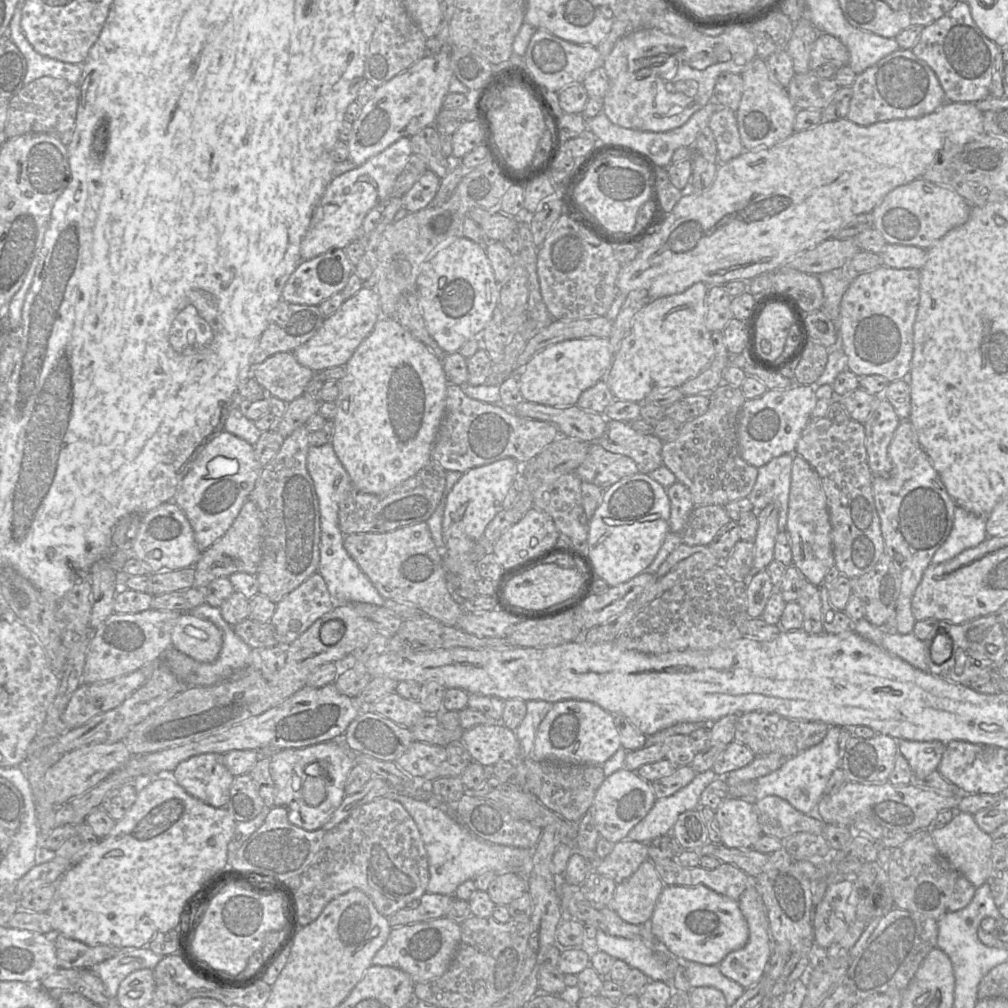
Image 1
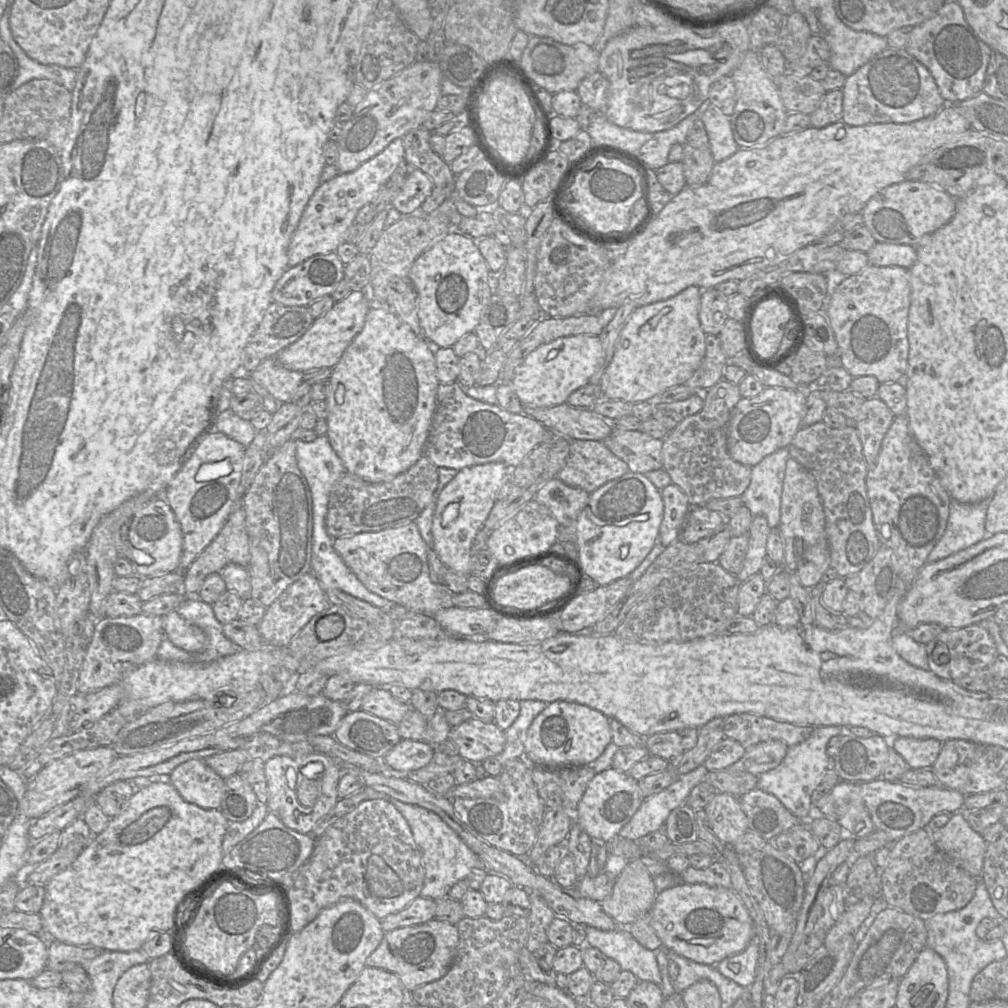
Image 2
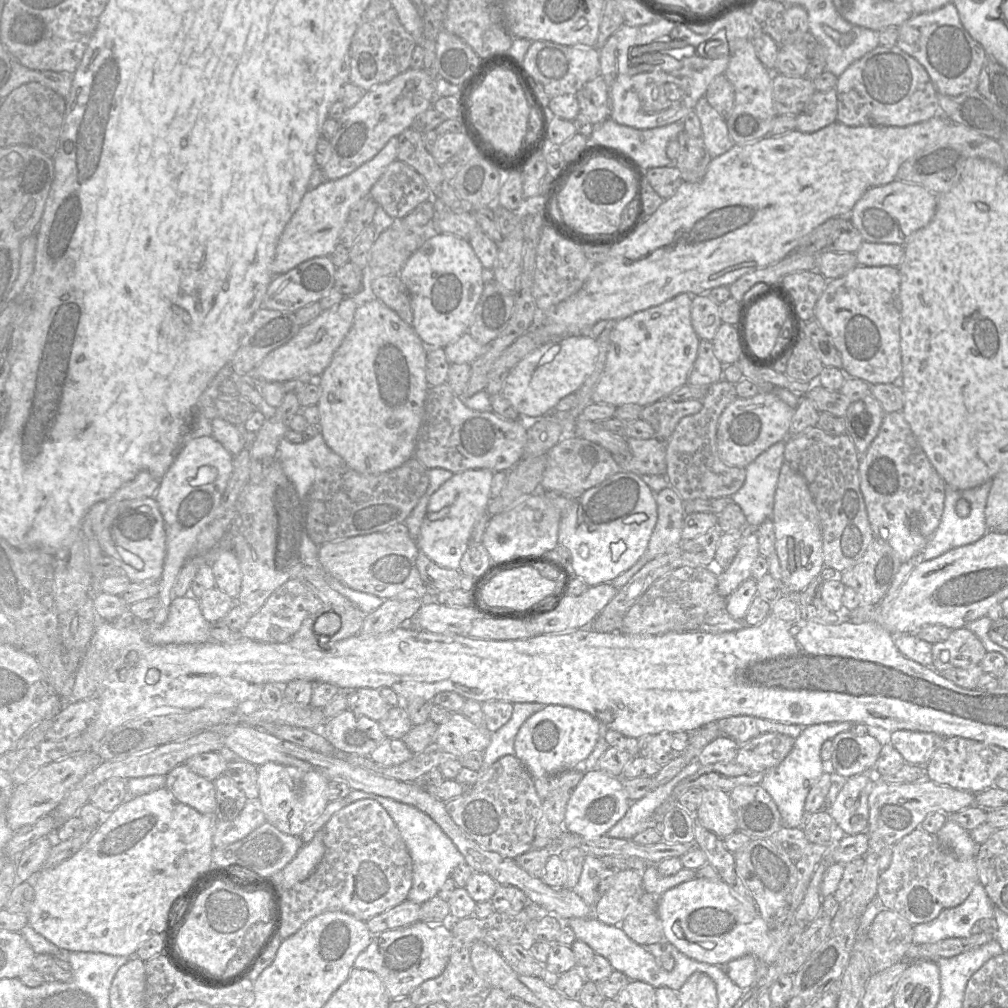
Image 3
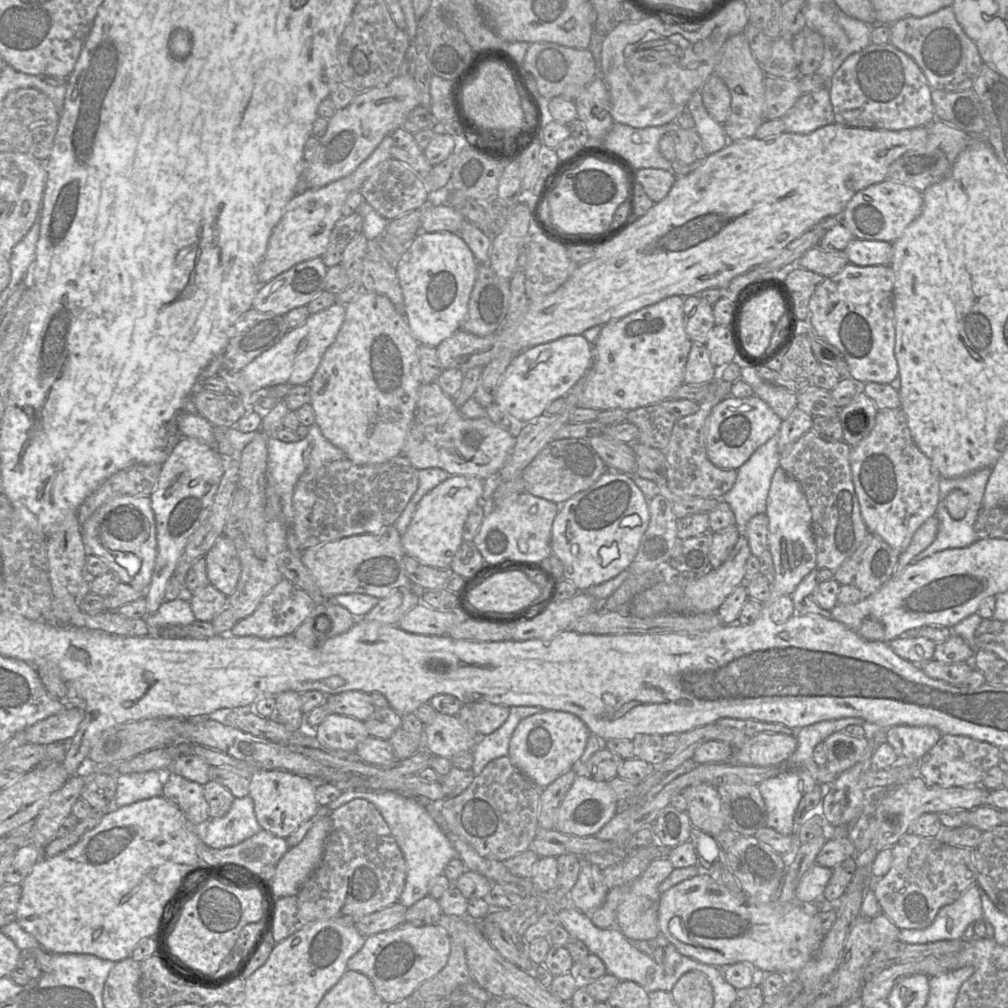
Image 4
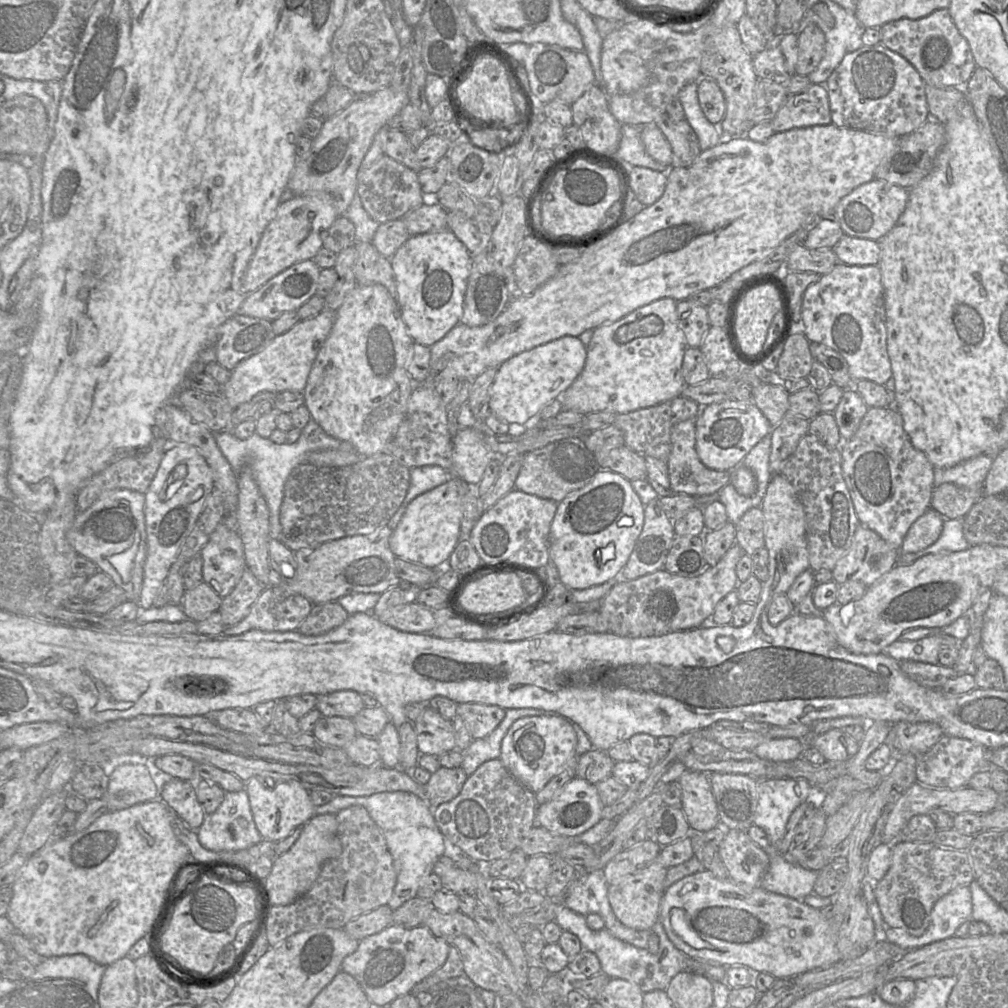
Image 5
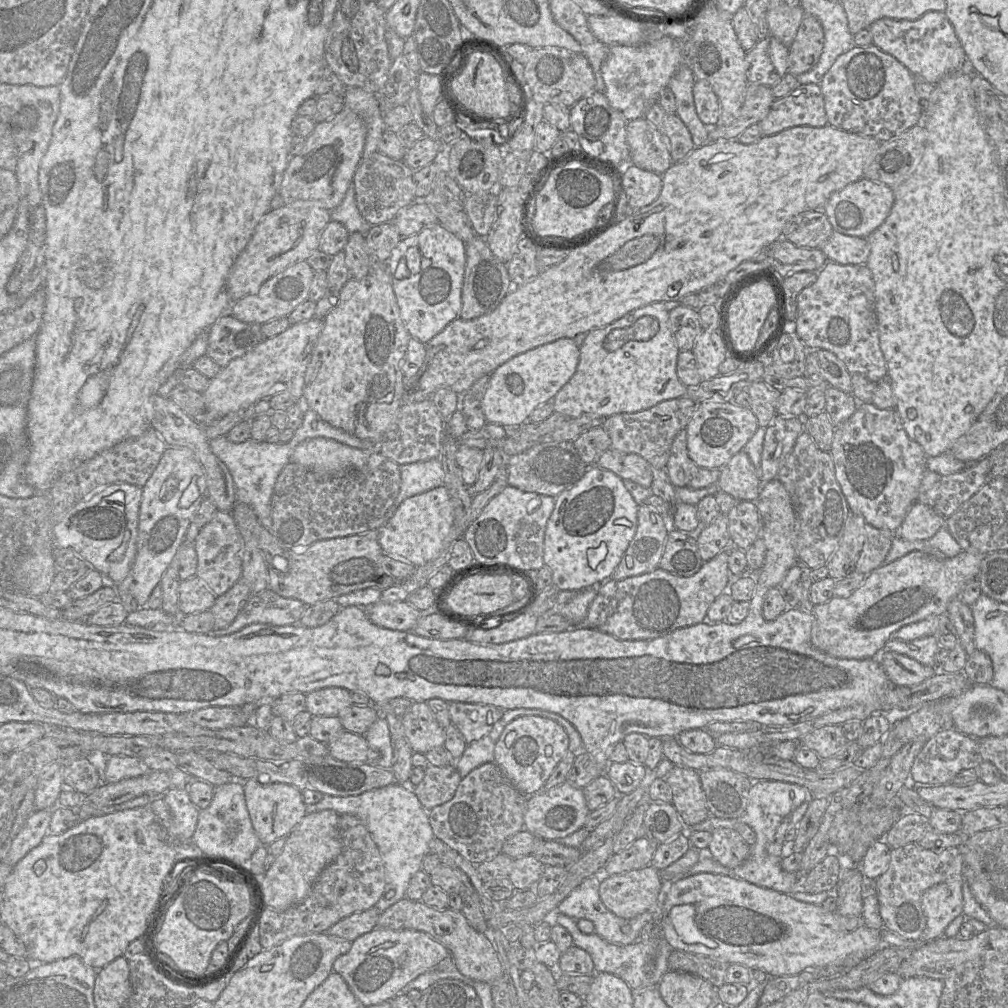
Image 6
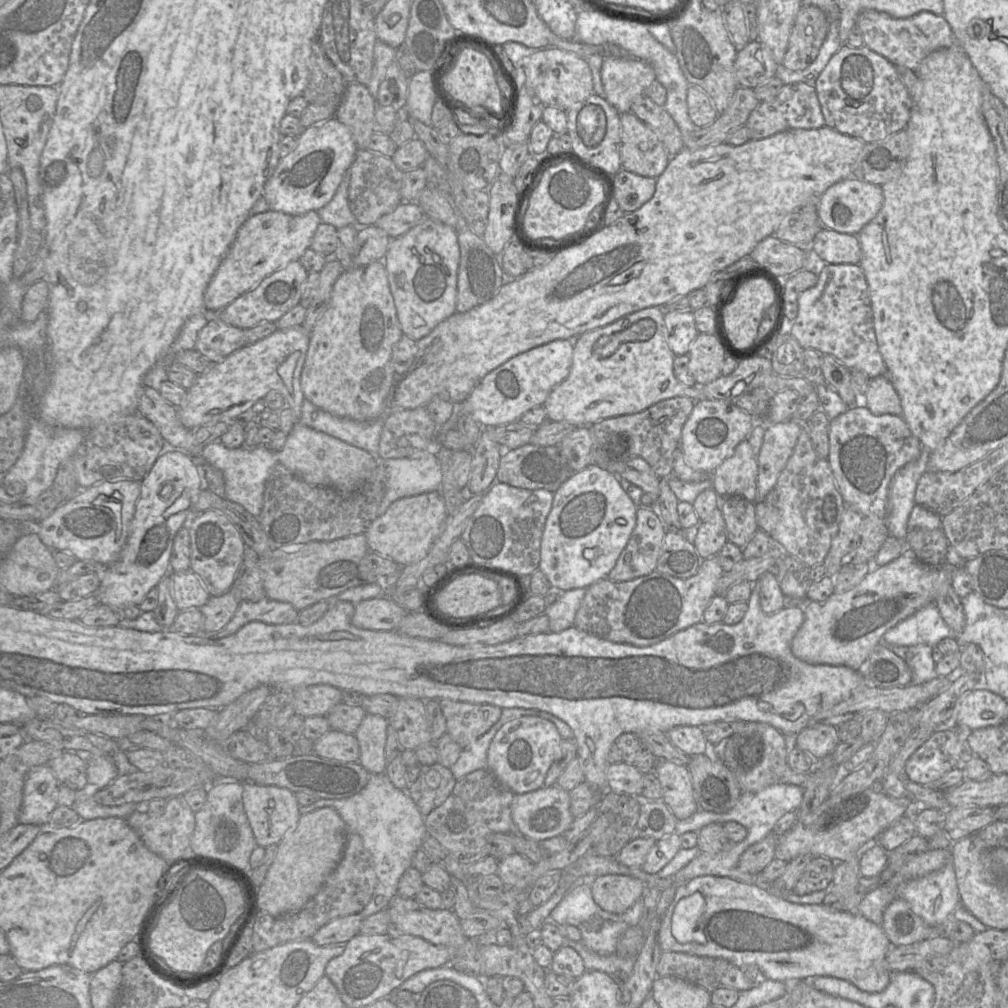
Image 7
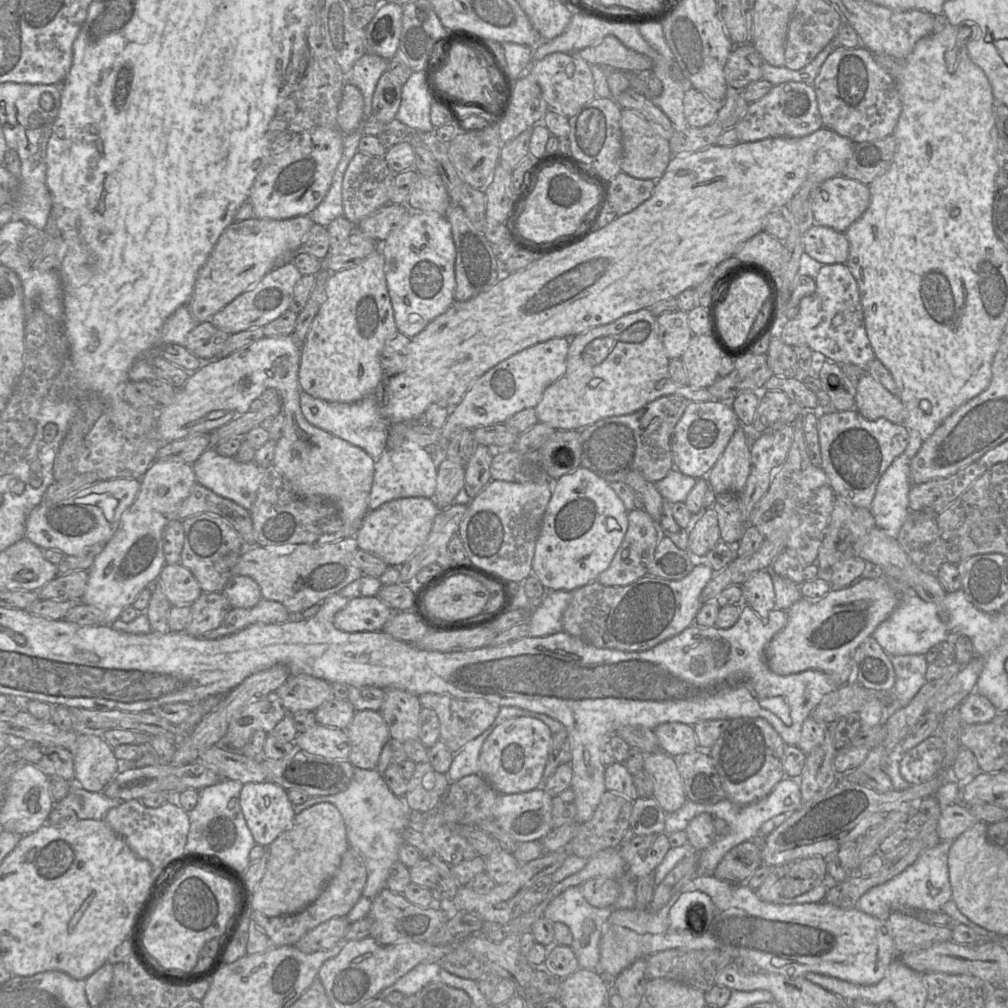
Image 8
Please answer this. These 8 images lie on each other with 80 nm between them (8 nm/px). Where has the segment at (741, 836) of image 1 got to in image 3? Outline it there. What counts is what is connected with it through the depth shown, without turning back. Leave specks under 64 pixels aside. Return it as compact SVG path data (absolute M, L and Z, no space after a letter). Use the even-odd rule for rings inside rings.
M705 789L697 817L706 829L721 839L737 831L736 816L726 791Z

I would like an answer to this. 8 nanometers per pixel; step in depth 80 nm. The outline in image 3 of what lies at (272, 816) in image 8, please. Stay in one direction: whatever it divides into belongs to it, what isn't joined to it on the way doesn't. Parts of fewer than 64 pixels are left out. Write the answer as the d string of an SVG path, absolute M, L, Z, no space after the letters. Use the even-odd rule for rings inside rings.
M267 762L258 767L258 790L266 821L281 832L299 837L322 814L329 803L329 780L318 771L302 771L294 766Z

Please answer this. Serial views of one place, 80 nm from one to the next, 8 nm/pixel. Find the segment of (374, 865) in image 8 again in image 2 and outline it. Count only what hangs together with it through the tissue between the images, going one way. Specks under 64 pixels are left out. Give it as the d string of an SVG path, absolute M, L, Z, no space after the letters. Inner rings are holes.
M366 787L365 791L368 794L368 800L381 798L390 802L407 820L414 841L422 853L425 879L420 896L423 898L439 900L448 897L447 894L452 886L460 880L465 880L472 869L483 869L478 856L436 813L417 805L401 802L385 793L376 792L369 787Z

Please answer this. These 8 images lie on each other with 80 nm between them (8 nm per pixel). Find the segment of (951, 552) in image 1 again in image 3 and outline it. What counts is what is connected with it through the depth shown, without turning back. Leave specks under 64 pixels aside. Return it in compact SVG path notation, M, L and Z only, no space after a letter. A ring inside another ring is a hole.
M992 480L967 490L956 490L946 485L944 510L940 523L922 551L921 561L936 558L953 548L972 544L987 533L985 508L991 486ZM961 498L967 500L970 505L970 512L964 518L959 517L955 510L956 503Z

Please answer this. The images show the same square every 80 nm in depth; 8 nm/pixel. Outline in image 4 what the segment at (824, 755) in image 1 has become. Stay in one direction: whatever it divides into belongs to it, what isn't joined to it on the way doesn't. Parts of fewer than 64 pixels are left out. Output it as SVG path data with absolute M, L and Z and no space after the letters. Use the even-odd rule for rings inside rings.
M847 717L847 718L840 718L840 719L833 719L833 720L824 720L803 727L797 731L796 733L797 748L795 752L791 755L791 757L788 759L788 761L783 762L789 764L791 766L790 769L775 777L769 778L758 785L759 791L764 799L767 808L766 827L773 828L774 830L776 830L777 832L783 835L792 835L793 820L794 820L794 815L796 813L797 807L801 802L802 798L804 797L804 795L809 791L811 791L817 784L815 780L815 775L817 773L817 770L820 768L820 766L818 766L813 759L813 751L815 747L819 743L823 742L829 735L838 731L842 731L849 725L863 726L865 722L866 721L864 719L858 717Z

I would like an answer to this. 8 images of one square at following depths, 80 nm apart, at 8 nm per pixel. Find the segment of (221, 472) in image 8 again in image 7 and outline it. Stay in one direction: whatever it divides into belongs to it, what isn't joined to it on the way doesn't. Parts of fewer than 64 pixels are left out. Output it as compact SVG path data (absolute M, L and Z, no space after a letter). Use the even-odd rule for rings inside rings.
M220 440L209 443L201 452L201 460L219 469L225 480L224 498L241 505L255 518L258 518L263 507L265 482L278 463L277 453L268 446L259 444L253 449L244 447L229 449Z

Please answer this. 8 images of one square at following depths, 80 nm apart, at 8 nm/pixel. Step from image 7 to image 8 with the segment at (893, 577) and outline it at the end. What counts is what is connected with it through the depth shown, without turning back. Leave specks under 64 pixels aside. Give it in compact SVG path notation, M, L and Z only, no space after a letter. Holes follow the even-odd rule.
M885 577L862 578L846 588L831 589L820 599L802 597L787 610L788 621L770 640L765 648L767 663L771 671L779 675L789 675L809 669L828 674L836 687L842 686L852 672L852 660L856 649L876 628L886 620L900 602L899 595L890 587Z

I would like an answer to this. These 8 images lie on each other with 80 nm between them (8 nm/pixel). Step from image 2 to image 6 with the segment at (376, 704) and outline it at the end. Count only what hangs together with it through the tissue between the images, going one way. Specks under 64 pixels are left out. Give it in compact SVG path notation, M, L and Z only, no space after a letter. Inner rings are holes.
M340 687L323 688L306 694L306 711L312 716L337 716L352 706L350 692Z

